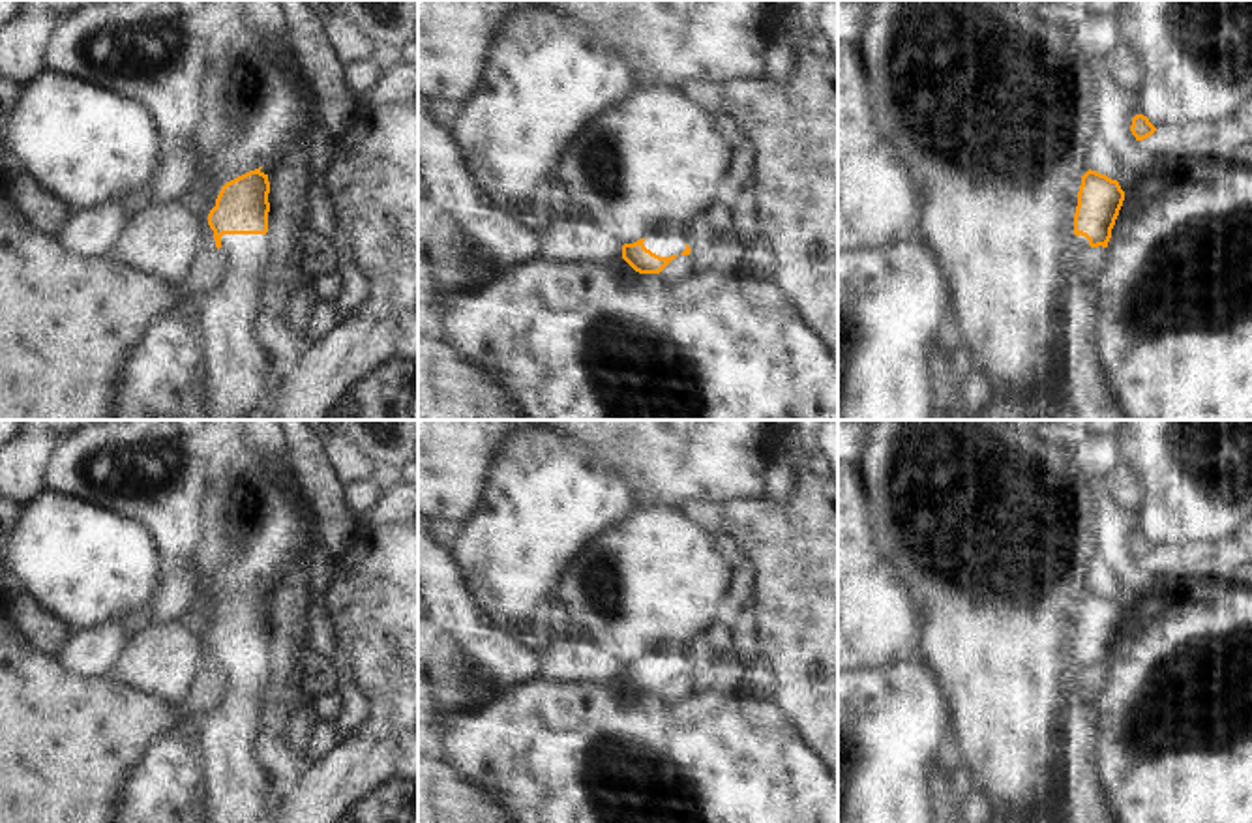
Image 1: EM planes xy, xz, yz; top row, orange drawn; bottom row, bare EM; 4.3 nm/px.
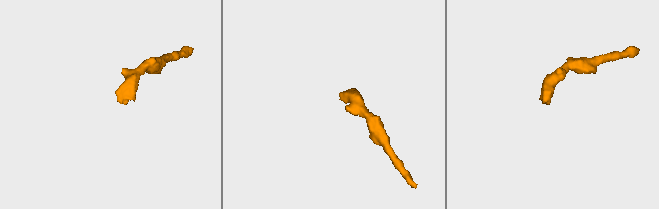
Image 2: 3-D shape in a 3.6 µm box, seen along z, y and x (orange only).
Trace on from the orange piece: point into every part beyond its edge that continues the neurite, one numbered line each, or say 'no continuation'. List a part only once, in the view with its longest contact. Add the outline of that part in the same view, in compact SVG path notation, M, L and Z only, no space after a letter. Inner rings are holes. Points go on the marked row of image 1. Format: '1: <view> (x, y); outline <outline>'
1: xy (235, 362); outline M223 234L227 259L217 285L195 313L202 334L204 382L201 420L255 420L262 373L270 360L255 339L259 276L270 257L266 234Z

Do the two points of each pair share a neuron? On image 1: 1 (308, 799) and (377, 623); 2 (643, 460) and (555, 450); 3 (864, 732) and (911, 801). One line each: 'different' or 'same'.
1: same
2: different
3: same

